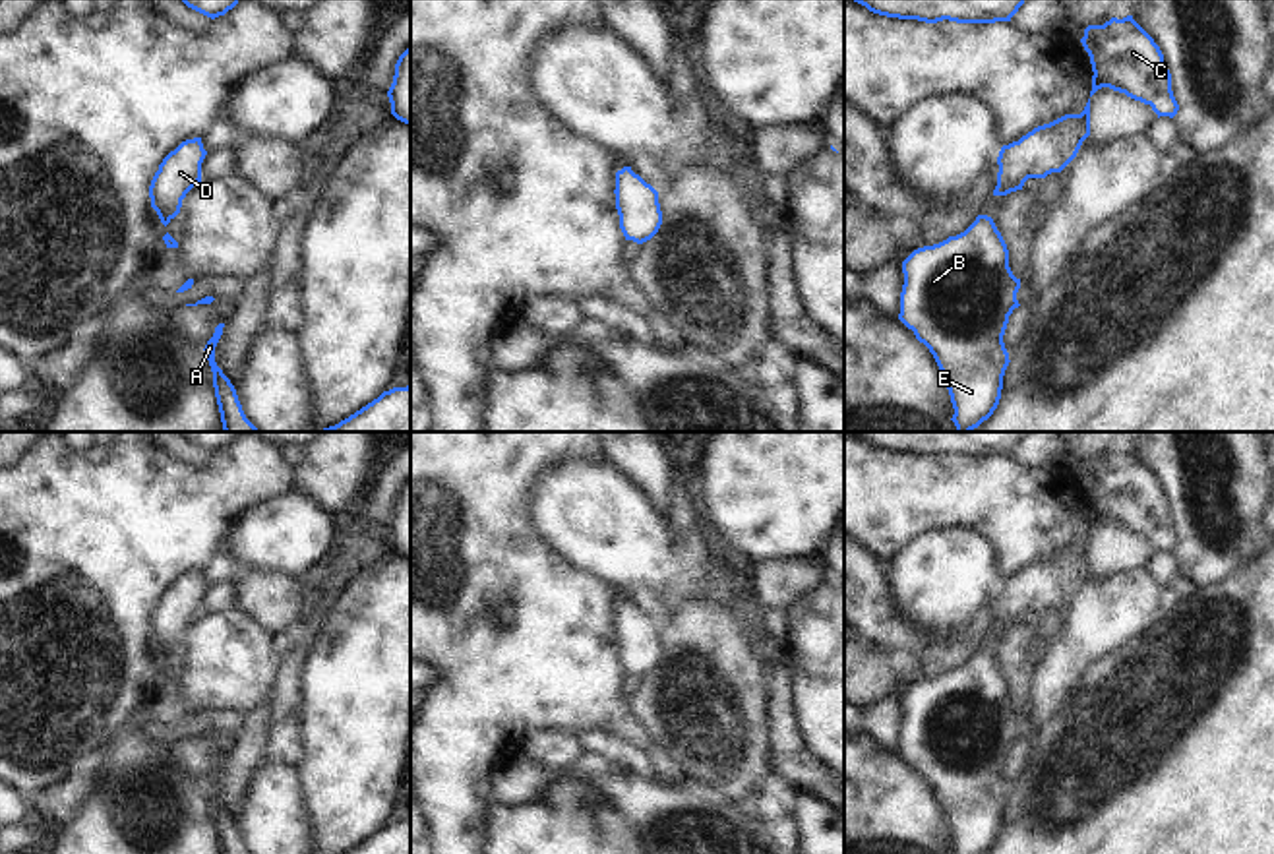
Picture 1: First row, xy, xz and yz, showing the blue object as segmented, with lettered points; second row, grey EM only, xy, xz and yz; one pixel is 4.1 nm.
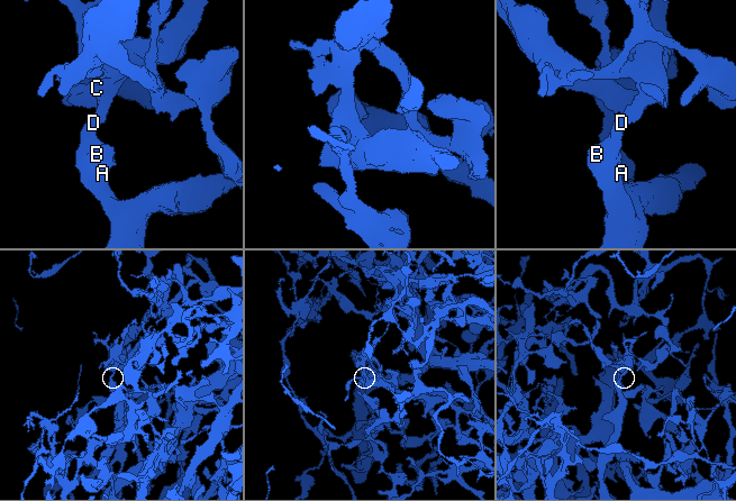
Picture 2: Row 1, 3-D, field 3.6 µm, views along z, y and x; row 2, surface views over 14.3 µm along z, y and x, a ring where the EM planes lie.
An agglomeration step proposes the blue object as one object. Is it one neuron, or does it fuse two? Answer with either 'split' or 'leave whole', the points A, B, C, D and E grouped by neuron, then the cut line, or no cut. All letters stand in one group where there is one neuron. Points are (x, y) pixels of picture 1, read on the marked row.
leave whole | A B C D E | no cut

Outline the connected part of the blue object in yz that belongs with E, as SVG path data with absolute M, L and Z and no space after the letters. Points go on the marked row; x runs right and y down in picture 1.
M978 215L964 232L914 250L902 261L902 273L898 320L929 349L947 378L956 432L972 432L997 409L1011 362L1003 335L1009 316L1020 306L1020 279L1009 267L1007 244L993 219Z

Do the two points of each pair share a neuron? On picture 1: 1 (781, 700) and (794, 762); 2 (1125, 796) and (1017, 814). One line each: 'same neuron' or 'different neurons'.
1: same neuron
2: same neuron

